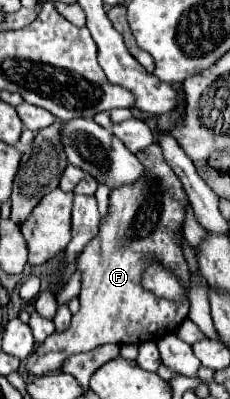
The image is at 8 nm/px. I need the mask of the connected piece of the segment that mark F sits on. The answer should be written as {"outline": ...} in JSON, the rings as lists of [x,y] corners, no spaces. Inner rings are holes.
{"outline":[[[151,144],[137,158],[147,166],[147,178],[135,186],[123,186],[123,190],[113,190],[109,198],[109,216],[101,220],[101,228],[93,242],[87,244],[79,256],[77,268],[83,272],[79,302],[81,310],[73,316],[69,330],[53,332],[35,352],[27,358],[25,370],[33,376],[43,376],[55,372],[63,366],[65,358],[79,352],[89,352],[101,344],[139,344],[145,340],[159,340],[179,328],[187,318],[189,306],[175,306],[173,302],[163,302],[147,294],[139,286],[139,266],[145,254],[159,254],[167,266],[175,266],[183,274],[183,282],[189,282],[187,262],[177,246],[179,226],[185,220],[189,198],[179,176],[163,158],[163,150]]]}

